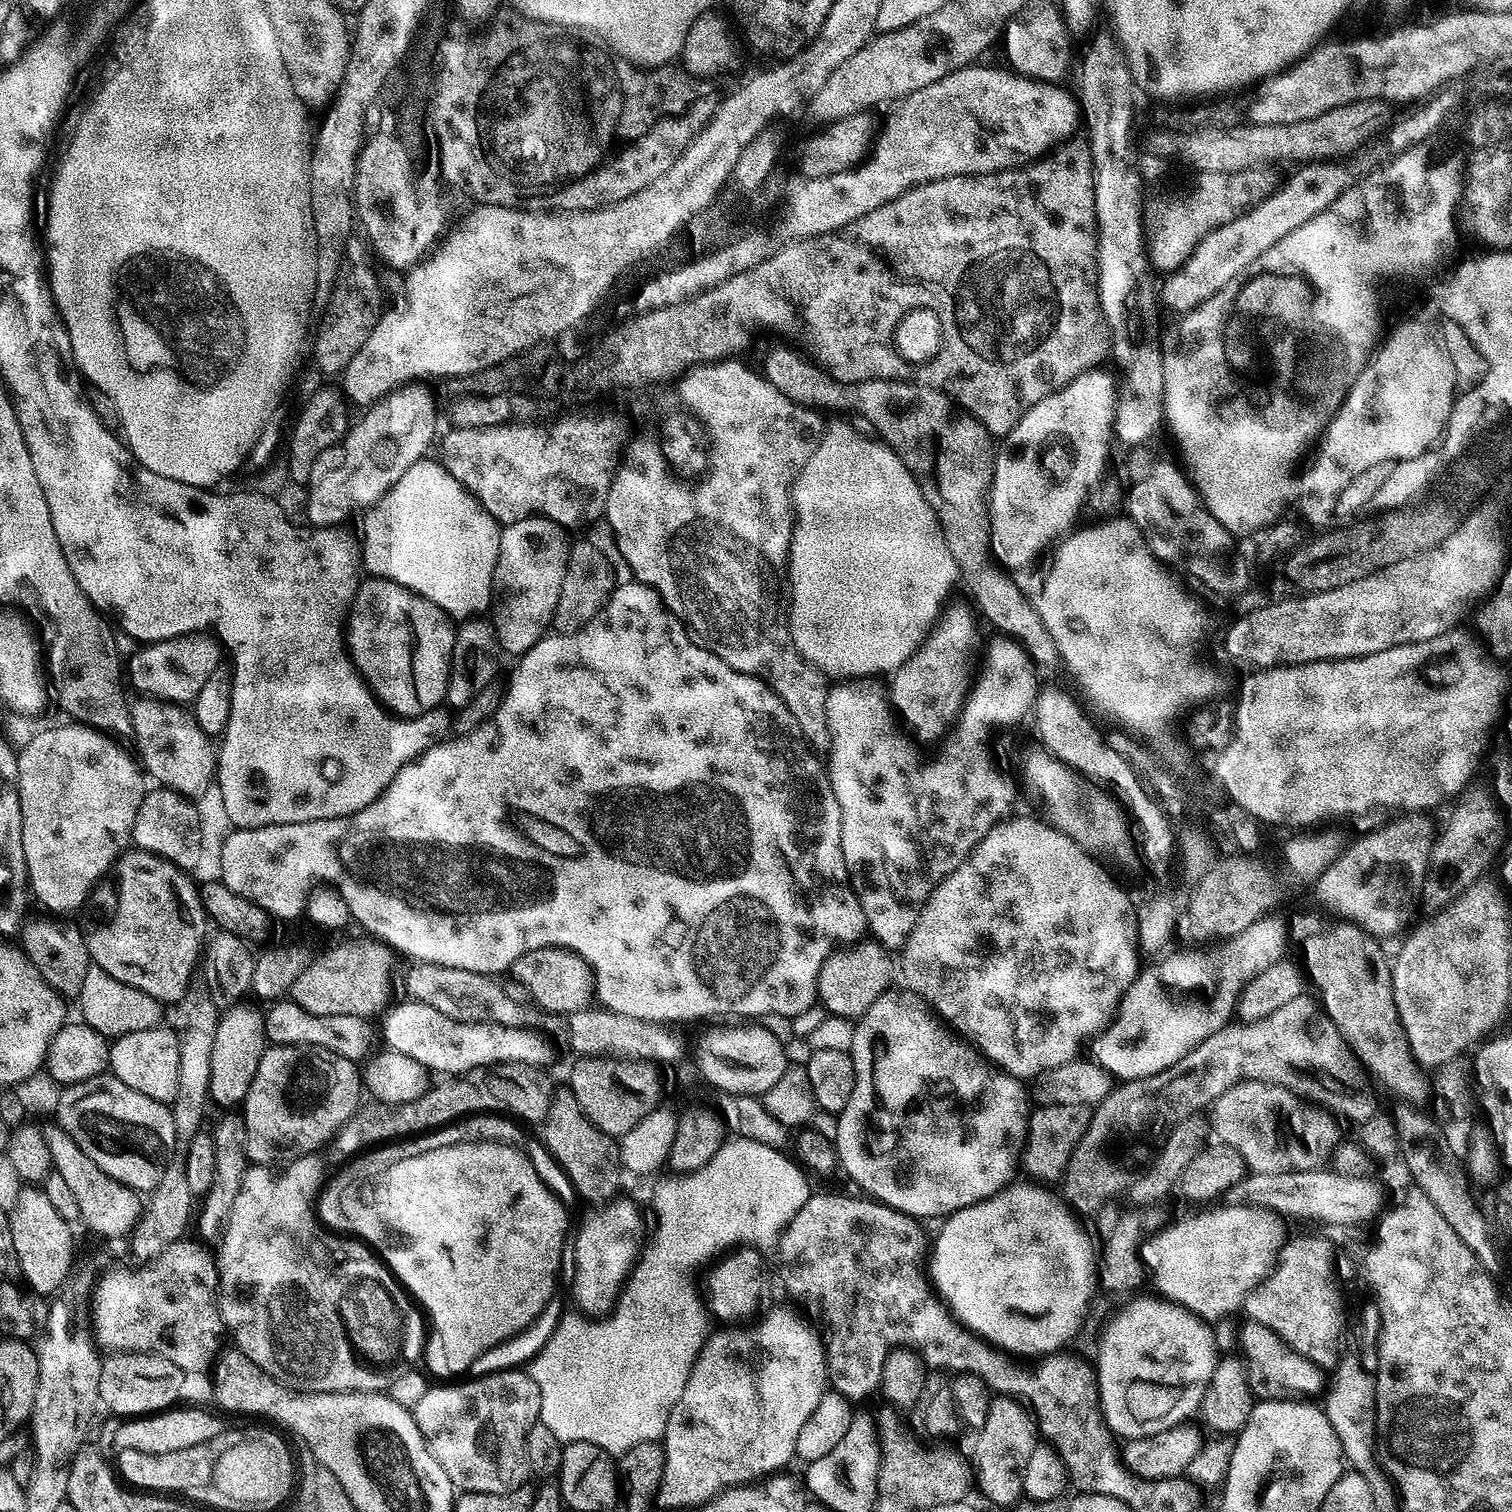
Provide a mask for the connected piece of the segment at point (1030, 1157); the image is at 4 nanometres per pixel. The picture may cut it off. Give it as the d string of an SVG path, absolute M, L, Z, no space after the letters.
M1040 1106L1028 1117L1028 1136L1024 1139L1024 1146L1018 1156L1018 1164L1029 1181L1052 1183L1063 1181L1064 1171L1070 1162L1070 1154L1074 1154L1074 1146L1086 1134L1088 1123L1092 1117L1091 1111L1084 1106Z

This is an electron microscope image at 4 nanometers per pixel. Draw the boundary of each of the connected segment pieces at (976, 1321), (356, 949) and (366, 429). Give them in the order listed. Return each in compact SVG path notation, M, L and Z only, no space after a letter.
M1009 1183L1008 1187L1000 1192L995 1192L990 1198L986 1198L977 1204L966 1206L962 1210L953 1212L951 1216L943 1221L940 1233L936 1236L936 1241L931 1241L930 1258L932 1254L932 1276L930 1272L930 1284L936 1296L946 1305L948 1311L965 1328L979 1336L980 1339L988 1341L993 1348L999 1348L1001 1352L1008 1353L1013 1358L1024 1358L1020 1356L1036 1356L1035 1358L1045 1358L1059 1353L1060 1348L1068 1339L1075 1337L1081 1329L1082 1321L1090 1308L1090 1297L1088 1295L1094 1290L1094 1277L1098 1272L1098 1256L1092 1253L1092 1240L1080 1229L1076 1222L1077 1217L1072 1210L1064 1203L1059 1195L1056 1196L1044 1186L1033 1186L1031 1183L1024 1184Z
M363 939L357 944L340 944L317 960L309 959L302 974L294 978L291 1000L310 1014L354 1014L370 1018L374 1012L379 1013L389 1003L388 972L394 953L375 939Z
M397 390L389 396L384 396L379 403L371 405L368 412L360 421L353 423L348 428L342 441L344 453L339 456L335 447L326 449L319 454L310 471L309 480L306 483L308 501L304 504L304 512L308 515L307 523L314 528L334 528L343 525L343 520L348 520L352 515L363 513L365 510L377 504L385 494L414 466L419 460L425 459L428 447L433 447L437 439L436 414L431 394L428 392L408 392L412 390Z

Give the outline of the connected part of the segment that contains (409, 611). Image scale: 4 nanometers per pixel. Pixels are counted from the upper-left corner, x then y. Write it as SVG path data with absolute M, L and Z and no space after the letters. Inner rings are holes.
M365 579L356 589L352 607L348 609L346 647L352 653L352 660L361 676L368 681L368 687L397 716L420 716L445 703L455 637L456 628L444 611L434 606L434 602L411 592L409 588L403 588L393 580Z

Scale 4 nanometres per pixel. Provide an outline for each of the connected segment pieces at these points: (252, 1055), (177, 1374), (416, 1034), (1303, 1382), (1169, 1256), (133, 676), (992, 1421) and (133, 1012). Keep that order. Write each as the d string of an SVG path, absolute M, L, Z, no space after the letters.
M241 1002L235 1008L227 1009L219 1017L217 1022L217 1036L211 1051L210 1059L210 1084L208 1099L213 1105L224 1108L220 1110L232 1110L235 1106L243 1105L246 1094L250 1090L250 1082L258 1070L258 1062L262 1062L262 1054L266 1047L264 1038L264 1017L260 1010L247 1008L247 1003Z
M113 1351L112 1356L100 1365L100 1377L98 1378L98 1390L100 1391L99 1403L104 1404L112 1412L117 1412L120 1418L135 1418L146 1416L171 1409L177 1403L180 1391L184 1388L185 1373L180 1371L174 1362L170 1362L165 1356L159 1356L157 1352L118 1352Z
M409 998L402 999L401 1004L393 1003L391 1006L385 1007L383 1009L382 1015L379 1017L380 1028L378 1024L378 1032L384 1035L384 1040L391 1051L397 1052L398 1054L406 1054L406 1058L414 1058L414 1062L418 1062L423 1068L427 1068L429 1073L436 1074L436 1072L450 1072L451 1077L459 1077L461 1074L470 1074L468 1072L472 1071L474 1068L484 1068L487 1069L489 1066L499 1066L501 1064L534 1064L537 1066L548 1066L548 1063L552 1060L552 1048L547 1044L545 1037L540 1035L536 1031L530 1029L520 1029L511 1028L510 1026L504 1026L500 1024L472 1024L470 1021L455 1021L454 1018L448 1018L445 1014L442 1014L439 1010L434 1010L432 1006L428 1006L424 1002L416 1001Z
M1245 1319L1243 1323L1239 1325L1238 1352L1248 1373L1249 1388L1254 1397L1260 1400L1279 1400L1282 1394L1300 1398L1308 1394L1304 1392L1320 1394L1325 1391L1325 1369L1293 1352L1285 1345L1282 1337L1259 1324L1257 1320Z
M1224 1204L1219 1206L1220 1208L1212 1208L1216 1206L1210 1206L1206 1212L1198 1212L1202 1210L1196 1210L1193 1216L1188 1216L1185 1220L1180 1220L1177 1224L1172 1224L1169 1228L1164 1228L1161 1232L1156 1232L1152 1237L1145 1239L1139 1246L1140 1261L1143 1267L1146 1269L1147 1275L1152 1278L1152 1284L1156 1287L1155 1295L1157 1297L1169 1300L1171 1304L1177 1304L1180 1308L1185 1308L1187 1312L1192 1312L1194 1315L1199 1316L1201 1320L1205 1322L1215 1322L1223 1319L1224 1317L1231 1317L1234 1312L1239 1313L1244 1306L1244 1298L1248 1293L1252 1292L1257 1288L1276 1267L1276 1257L1279 1256L1281 1248L1286 1243L1286 1235L1284 1236L1284 1224L1285 1221L1281 1219L1277 1213L1272 1212L1268 1208L1251 1208L1250 1206L1230 1206Z
M208 634L175 636L172 640L148 642L137 648L140 649L126 660L127 683L129 680L141 697L165 700L170 704L191 705L206 678L222 664L221 645Z
M993 1395L990 1402L990 1414L986 1414L986 1423L975 1433L976 1445L972 1448L970 1464L974 1469L974 1484L992 1504L1000 1508L1011 1509L1024 1496L1022 1490L1022 1474L1030 1454L1034 1454L1038 1443L1038 1429L1035 1419L1025 1405L1011 1396Z
M89 963L86 970L86 979L82 982L78 1003L79 1019L98 1030L98 1034L109 1038L134 1034L134 1030L159 1028L166 1016L165 1005L160 1001L150 998L150 994L142 994L142 990L134 986L126 986L126 982L118 982L118 978L110 978L106 970L93 963Z

